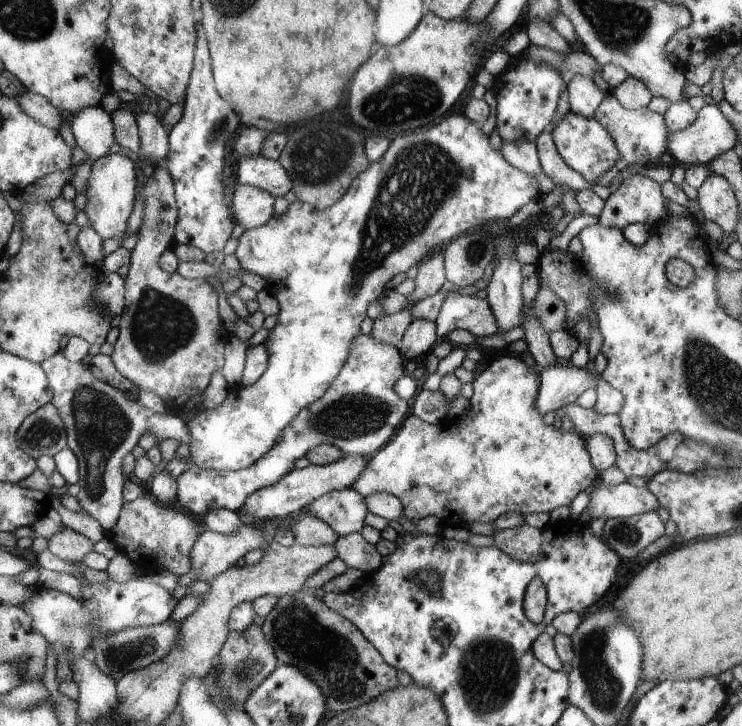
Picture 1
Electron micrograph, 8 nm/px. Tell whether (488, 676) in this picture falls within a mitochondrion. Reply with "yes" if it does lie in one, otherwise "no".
yes

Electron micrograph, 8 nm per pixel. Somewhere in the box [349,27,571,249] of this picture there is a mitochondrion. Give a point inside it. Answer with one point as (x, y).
(403, 97)

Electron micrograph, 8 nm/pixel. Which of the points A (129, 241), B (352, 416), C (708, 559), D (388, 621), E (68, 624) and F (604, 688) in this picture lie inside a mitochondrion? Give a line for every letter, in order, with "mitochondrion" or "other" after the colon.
A: other
B: mitochondrion
C: other
D: other
E: mitochondrion
F: mitochondrion

